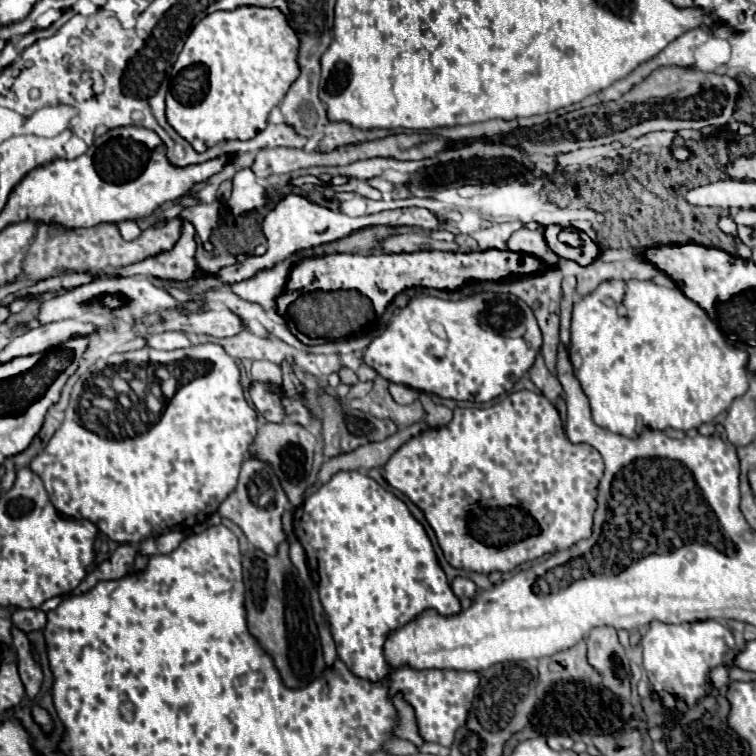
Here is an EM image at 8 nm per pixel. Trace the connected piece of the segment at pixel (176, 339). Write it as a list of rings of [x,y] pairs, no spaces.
[[[168,331],[168,333],[150,335],[148,337],[148,347],[164,349],[164,351],[174,351],[174,349],[180,349],[180,347],[190,347],[190,341],[180,331]]]

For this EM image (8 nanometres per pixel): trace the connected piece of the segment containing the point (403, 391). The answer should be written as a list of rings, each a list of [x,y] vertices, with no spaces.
[[[390,383],[388,391],[390,391],[392,399],[394,399],[396,403],[400,403],[400,405],[408,405],[408,403],[412,403],[412,401],[416,401],[416,399],[418,399],[418,391],[414,391],[414,389],[406,387],[406,385]]]

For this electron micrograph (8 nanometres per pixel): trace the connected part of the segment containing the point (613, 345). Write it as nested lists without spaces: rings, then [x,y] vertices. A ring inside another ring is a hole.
[[[606,281],[602,283],[594,293],[582,297],[578,303],[574,303],[572,309],[572,325],[570,325],[570,363],[574,367],[574,377],[578,377],[582,391],[586,393],[586,397],[590,399],[590,407],[592,407],[592,415],[596,425],[600,425],[602,429],[608,429],[612,433],[624,435],[624,437],[638,437],[640,427],[646,429],[658,429],[664,431],[668,427],[678,429],[678,431],[688,431],[688,429],[698,429],[704,423],[712,423],[712,419],[726,411],[730,407],[730,403],[744,395],[748,389],[748,369],[746,369],[746,361],[748,361],[748,353],[744,349],[736,349],[734,345],[730,345],[724,337],[722,331],[718,329],[718,325],[706,315],[706,311],[702,307],[698,307],[696,303],[692,303],[680,289],[670,289],[670,287],[662,287],[656,285],[654,281]],[[624,305],[626,315],[620,317],[618,307]]]

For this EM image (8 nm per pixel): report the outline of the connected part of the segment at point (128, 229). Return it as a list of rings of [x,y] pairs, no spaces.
[[[132,219],[118,223],[118,231],[120,231],[120,235],[122,235],[126,241],[132,241],[132,239],[136,239],[136,237],[140,235],[140,229],[138,229],[138,225],[136,225]]]

